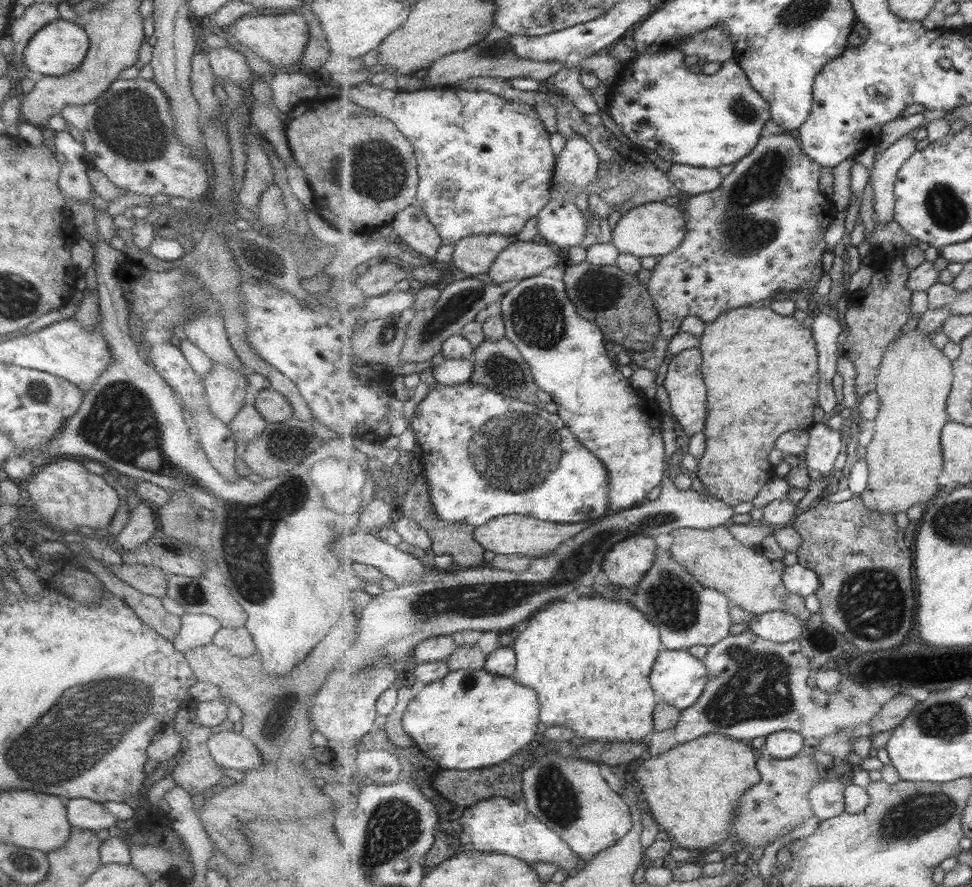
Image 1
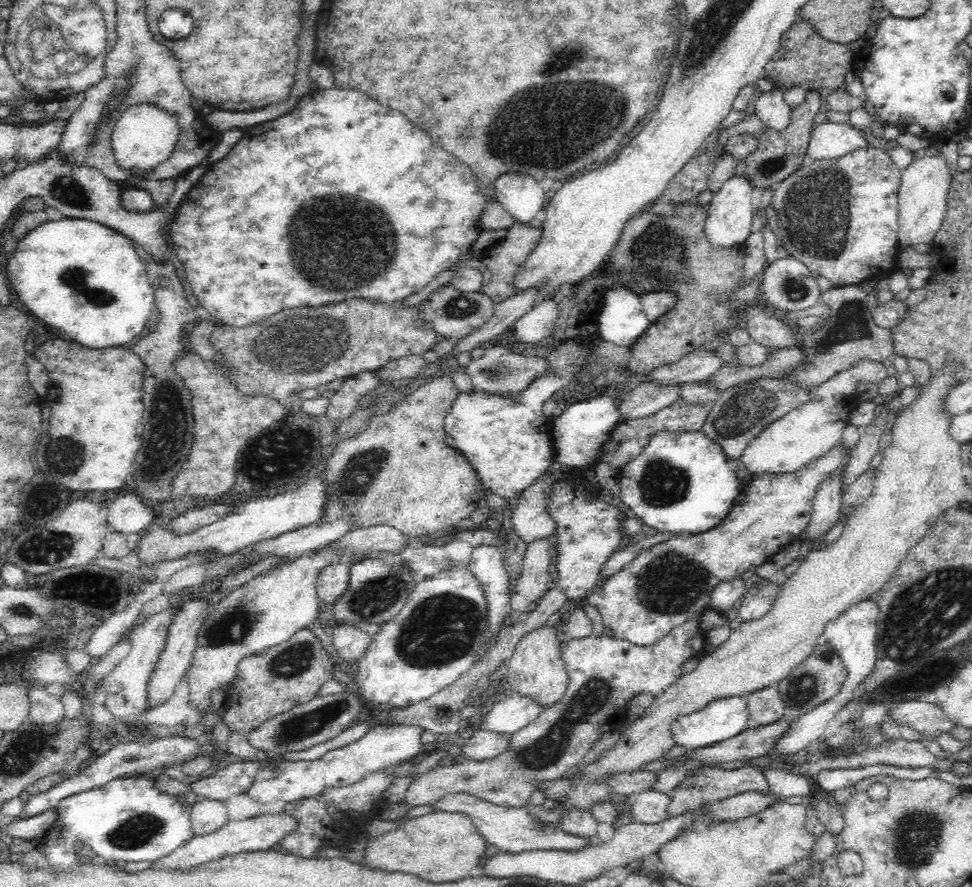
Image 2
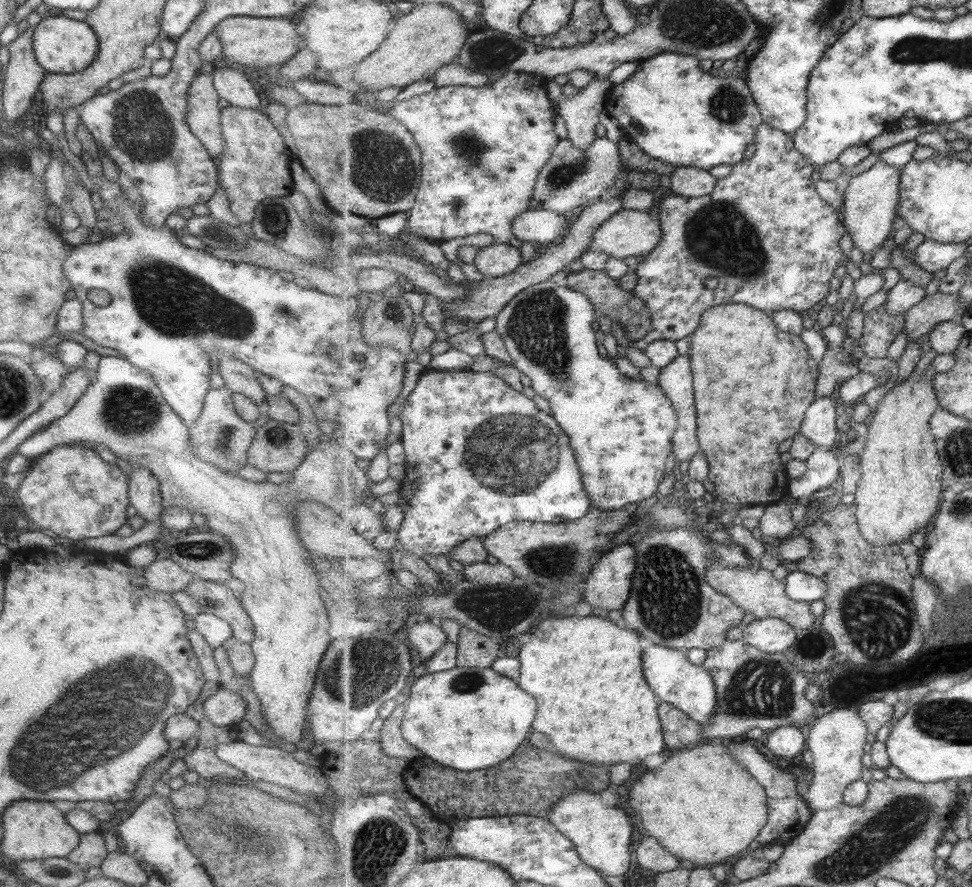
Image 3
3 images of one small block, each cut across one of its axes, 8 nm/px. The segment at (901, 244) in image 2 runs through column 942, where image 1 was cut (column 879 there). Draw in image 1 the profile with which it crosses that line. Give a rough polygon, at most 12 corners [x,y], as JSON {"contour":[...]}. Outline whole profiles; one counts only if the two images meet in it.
{"contour":[[905,133],[874,163],[873,218],[895,217],[896,181],[917,152]]}

